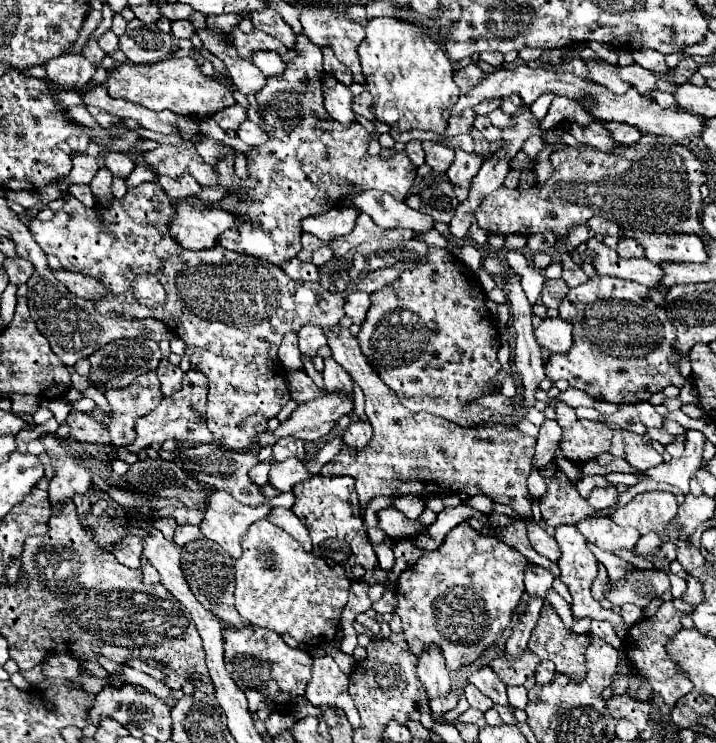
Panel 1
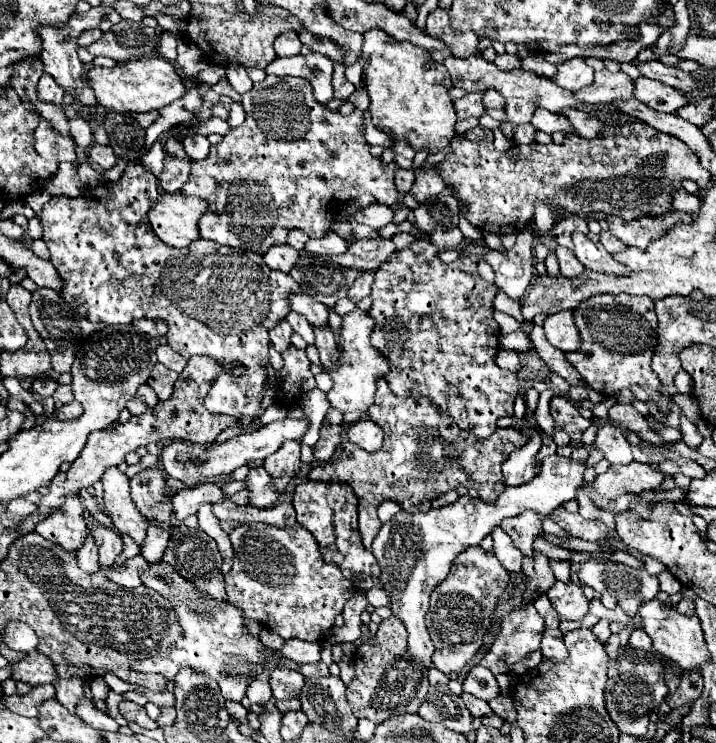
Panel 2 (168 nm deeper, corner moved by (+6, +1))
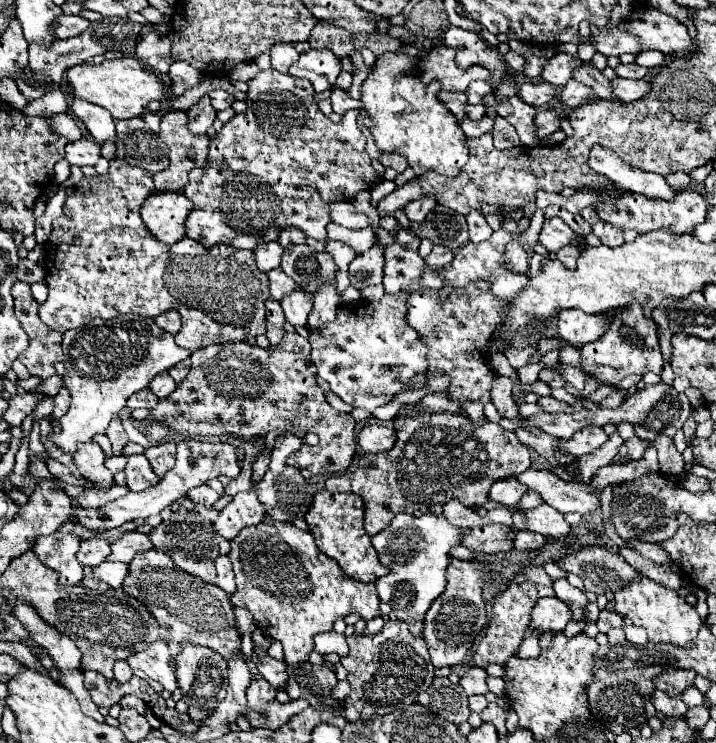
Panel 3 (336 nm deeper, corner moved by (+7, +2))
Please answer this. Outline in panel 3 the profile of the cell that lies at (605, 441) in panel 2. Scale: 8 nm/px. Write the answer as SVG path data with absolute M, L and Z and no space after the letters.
M587 426L583 430L575 432L573 438L569 438L569 440L557 440L555 448L565 454L571 454L573 458L579 458L579 456L591 454L591 450L599 448L605 440L607 440L607 434L603 432L603 428Z

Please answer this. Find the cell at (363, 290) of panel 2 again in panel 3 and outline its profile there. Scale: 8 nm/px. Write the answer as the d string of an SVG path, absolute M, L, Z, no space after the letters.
M373 246L371 250L357 254L357 258L349 266L349 280L351 286L357 290L371 286L371 284L381 284L383 278L383 248Z

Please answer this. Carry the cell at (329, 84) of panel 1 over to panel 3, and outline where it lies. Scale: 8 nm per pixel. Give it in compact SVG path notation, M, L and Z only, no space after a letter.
M307 50L299 54L299 62L295 62L289 70L291 76L307 78L315 92L331 90L337 76L341 72L341 60L331 50Z

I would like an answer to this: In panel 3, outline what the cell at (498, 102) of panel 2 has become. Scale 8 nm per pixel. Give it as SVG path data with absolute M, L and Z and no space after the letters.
M471 82L469 90L465 92L467 94L467 102L469 104L477 104L477 100L481 100L483 96L487 96L487 92L491 92L491 86L487 82Z

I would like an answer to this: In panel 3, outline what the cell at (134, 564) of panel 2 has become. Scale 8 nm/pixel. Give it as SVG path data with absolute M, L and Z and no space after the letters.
M103 562L97 568L93 568L93 578L107 582L111 588L121 588L125 576L127 576L127 564L121 562Z

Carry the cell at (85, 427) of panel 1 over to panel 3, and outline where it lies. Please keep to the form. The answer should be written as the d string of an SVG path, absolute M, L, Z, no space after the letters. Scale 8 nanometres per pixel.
M61 388L59 394L55 396L55 408L53 408L53 418L61 418L67 412L67 406L71 402L71 396L67 394L67 388Z

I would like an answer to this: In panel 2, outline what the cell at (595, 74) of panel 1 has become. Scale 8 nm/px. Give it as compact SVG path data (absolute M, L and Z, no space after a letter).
M574 57L562 65L558 65L556 83L560 87L568 87L570 91L578 91L582 87L588 87L594 81L594 69L584 63L582 57Z

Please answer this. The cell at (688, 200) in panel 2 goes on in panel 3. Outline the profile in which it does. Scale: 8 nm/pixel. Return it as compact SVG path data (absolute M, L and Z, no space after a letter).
M595 144L589 152L589 166L597 172L607 176L617 188L647 194L649 198L675 198L675 190L665 182L661 174L643 172L635 166L623 162L613 150Z

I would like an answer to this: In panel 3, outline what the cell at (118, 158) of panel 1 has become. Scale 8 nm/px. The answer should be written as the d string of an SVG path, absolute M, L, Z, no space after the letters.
M81 138L77 142L67 142L65 146L65 160L71 166L95 166L101 158L101 146L89 138Z

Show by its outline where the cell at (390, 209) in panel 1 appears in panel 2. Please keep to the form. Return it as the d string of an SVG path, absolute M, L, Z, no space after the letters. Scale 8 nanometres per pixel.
M372 203L372 205L364 207L364 209L360 209L352 219L358 221L358 223L368 225L372 229L380 229L380 227L392 223L394 209L388 207L388 205L382 205L382 203Z

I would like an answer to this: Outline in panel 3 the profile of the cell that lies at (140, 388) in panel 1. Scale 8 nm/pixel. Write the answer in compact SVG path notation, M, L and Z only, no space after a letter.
M143 388L143 390L135 392L135 394L131 394L131 398L127 400L127 406L131 410L135 410L135 408L153 408L157 402L158 398L155 394L149 388Z

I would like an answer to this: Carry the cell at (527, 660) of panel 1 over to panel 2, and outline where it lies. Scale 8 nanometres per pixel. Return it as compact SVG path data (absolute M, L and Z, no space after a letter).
M532 603L528 607L516 607L504 617L500 633L488 653L480 659L480 665L490 669L494 675L510 673L518 661L540 649L542 629L544 619Z

